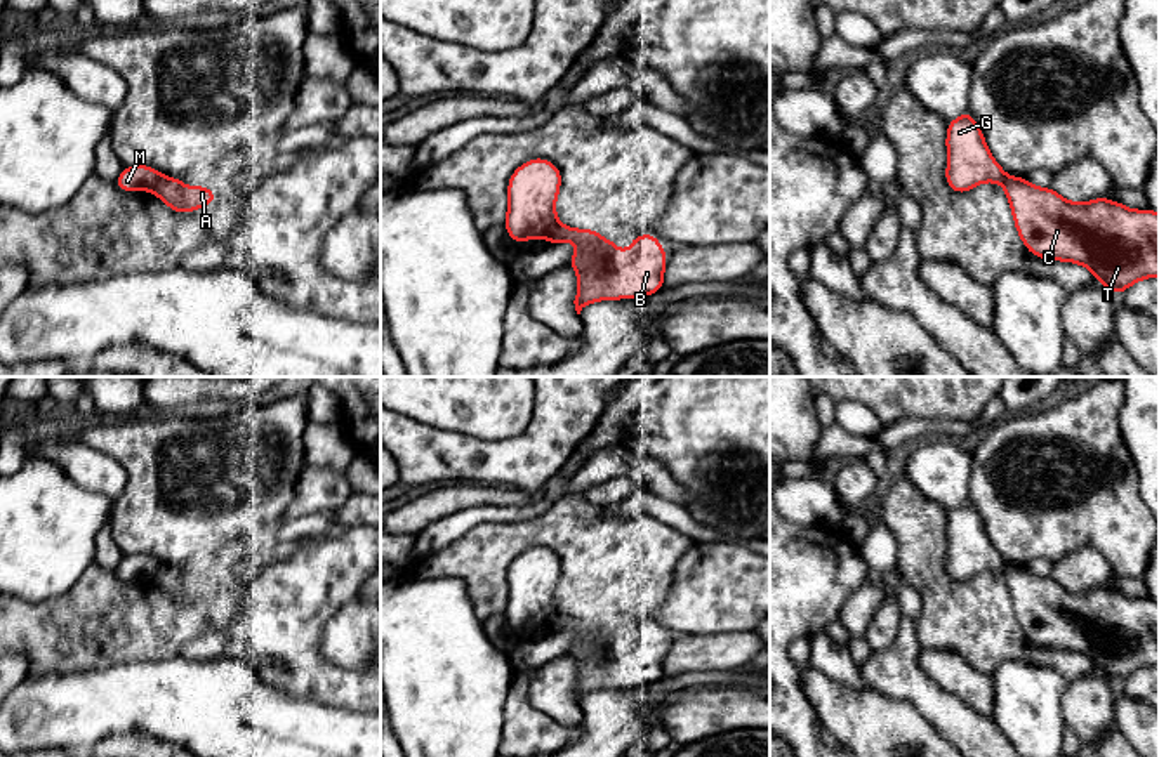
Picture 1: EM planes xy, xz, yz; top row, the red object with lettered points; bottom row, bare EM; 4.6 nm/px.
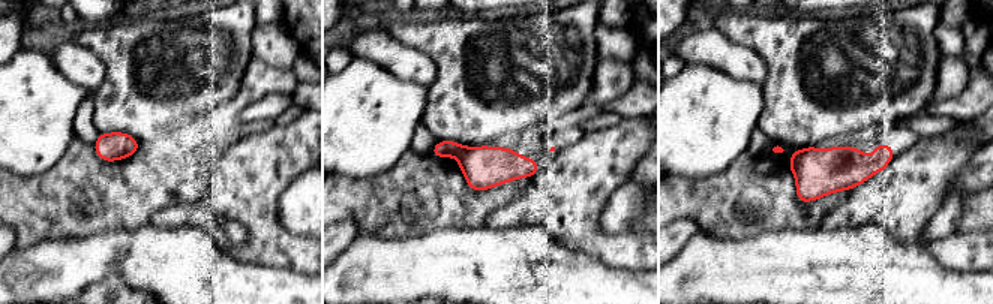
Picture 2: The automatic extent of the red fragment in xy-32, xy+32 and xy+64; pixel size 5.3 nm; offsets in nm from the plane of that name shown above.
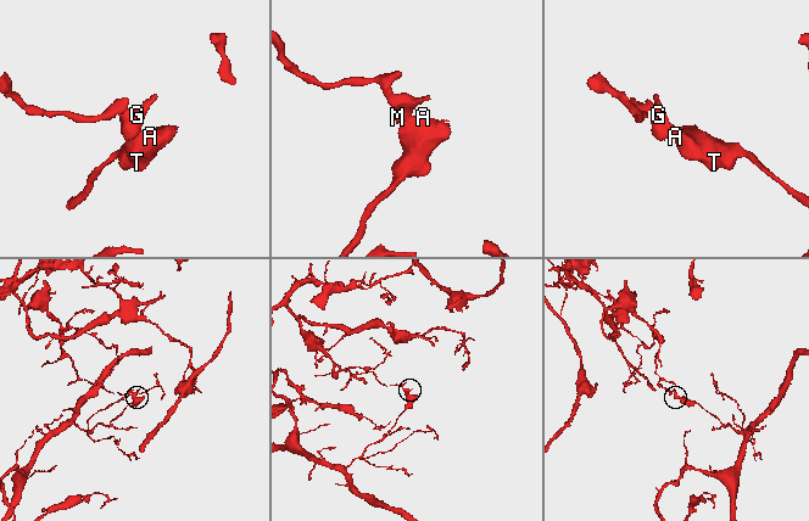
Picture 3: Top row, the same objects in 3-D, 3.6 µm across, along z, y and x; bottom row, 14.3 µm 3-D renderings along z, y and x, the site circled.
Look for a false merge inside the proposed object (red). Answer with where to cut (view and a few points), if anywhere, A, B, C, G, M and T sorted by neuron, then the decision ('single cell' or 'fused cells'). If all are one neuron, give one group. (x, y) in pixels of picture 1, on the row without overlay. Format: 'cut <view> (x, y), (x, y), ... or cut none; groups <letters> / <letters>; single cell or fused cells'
cut xz (556, 610), (544, 622); groups A B C T / G M; fused cells

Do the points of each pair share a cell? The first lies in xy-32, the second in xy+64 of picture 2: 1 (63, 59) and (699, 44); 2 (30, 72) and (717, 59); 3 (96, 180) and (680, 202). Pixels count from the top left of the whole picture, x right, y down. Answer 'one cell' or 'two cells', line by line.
1: one cell
2: two cells
3: one cell

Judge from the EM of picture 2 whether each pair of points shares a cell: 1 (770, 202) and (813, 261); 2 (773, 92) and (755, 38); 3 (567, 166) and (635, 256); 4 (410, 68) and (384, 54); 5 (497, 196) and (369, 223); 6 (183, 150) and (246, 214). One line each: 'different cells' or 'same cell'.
1: different cells
2: same cell
3: same cell
4: same cell
5: same cell
6: different cells

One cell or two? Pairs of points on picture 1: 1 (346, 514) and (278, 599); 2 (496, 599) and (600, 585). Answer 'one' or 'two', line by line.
1: two
2: one

